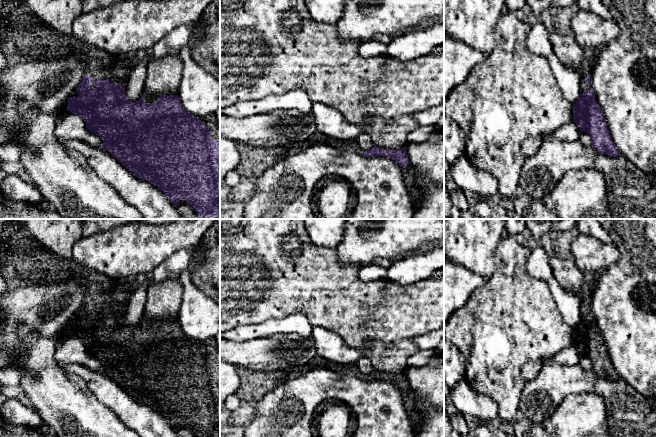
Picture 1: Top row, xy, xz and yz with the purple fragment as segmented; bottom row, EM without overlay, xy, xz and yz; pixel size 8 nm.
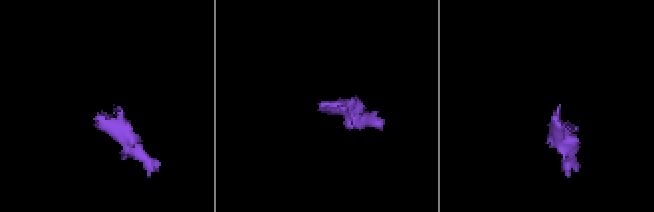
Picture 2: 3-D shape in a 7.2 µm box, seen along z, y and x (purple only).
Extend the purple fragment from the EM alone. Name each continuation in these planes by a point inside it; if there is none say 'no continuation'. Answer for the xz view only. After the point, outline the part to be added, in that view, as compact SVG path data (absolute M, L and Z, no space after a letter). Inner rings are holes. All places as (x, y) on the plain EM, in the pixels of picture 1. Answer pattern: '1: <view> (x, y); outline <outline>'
1: xz (254, 385); outline M316 356L307 364L276 371L255 371L244 366L237 366L240 376L240 386L235 395L242 402L258 402L266 394L281 384L297 379L316 368L325 368L341 375L352 375L363 379L363 374L356 364L341 364Z

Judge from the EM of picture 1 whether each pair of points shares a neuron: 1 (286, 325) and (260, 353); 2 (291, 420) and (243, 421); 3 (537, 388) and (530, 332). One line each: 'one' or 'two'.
1: two
2: two
3: two

